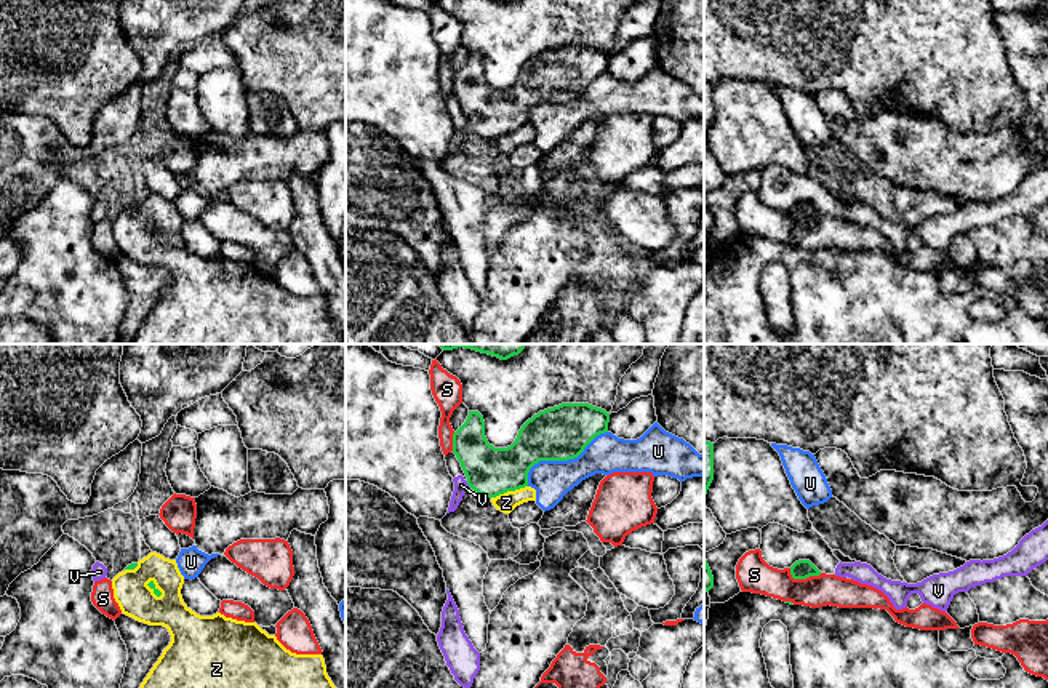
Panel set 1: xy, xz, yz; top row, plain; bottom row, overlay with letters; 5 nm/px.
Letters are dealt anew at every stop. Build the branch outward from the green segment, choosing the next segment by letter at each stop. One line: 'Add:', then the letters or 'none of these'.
Add: none of these

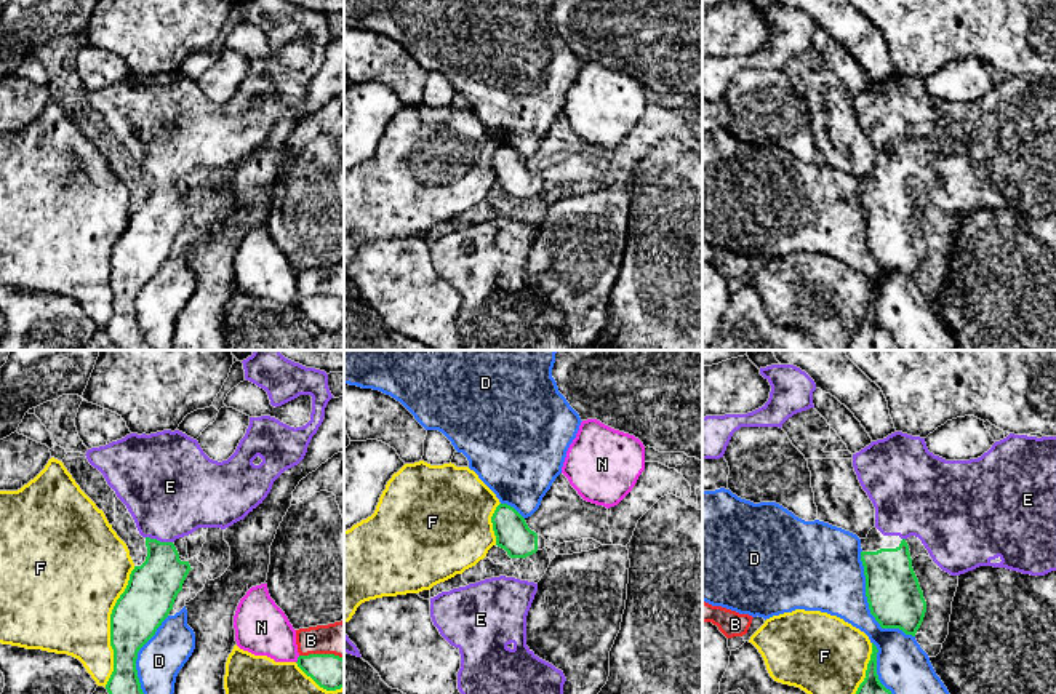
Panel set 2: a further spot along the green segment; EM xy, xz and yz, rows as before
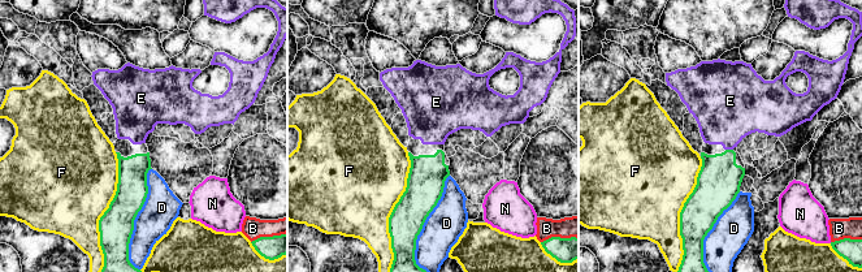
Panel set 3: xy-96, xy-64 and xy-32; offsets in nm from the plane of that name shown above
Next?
Add: E

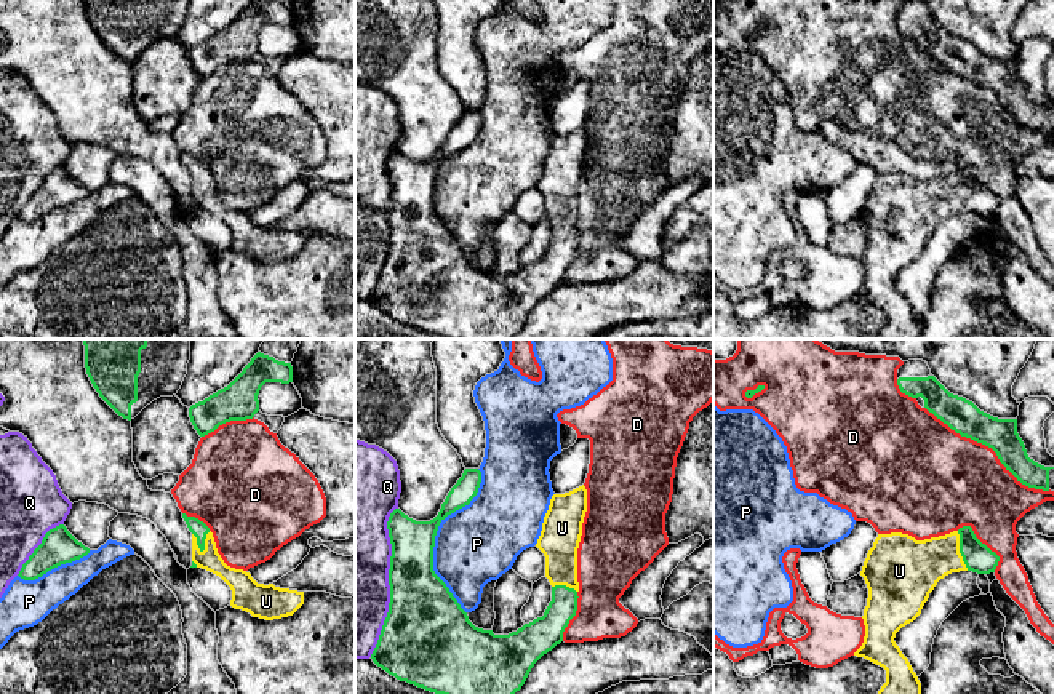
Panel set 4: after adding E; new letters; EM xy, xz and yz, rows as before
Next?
Add: U

